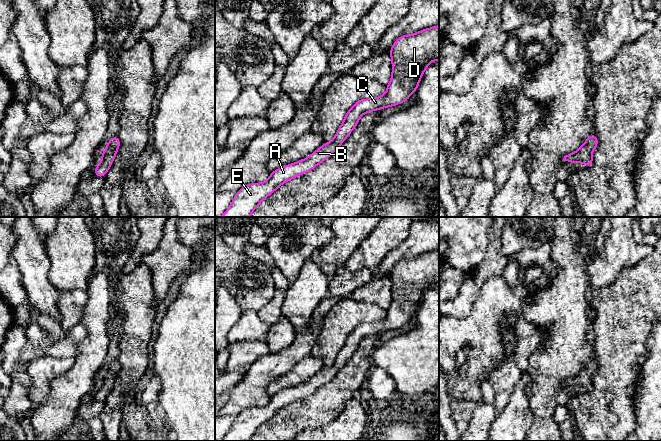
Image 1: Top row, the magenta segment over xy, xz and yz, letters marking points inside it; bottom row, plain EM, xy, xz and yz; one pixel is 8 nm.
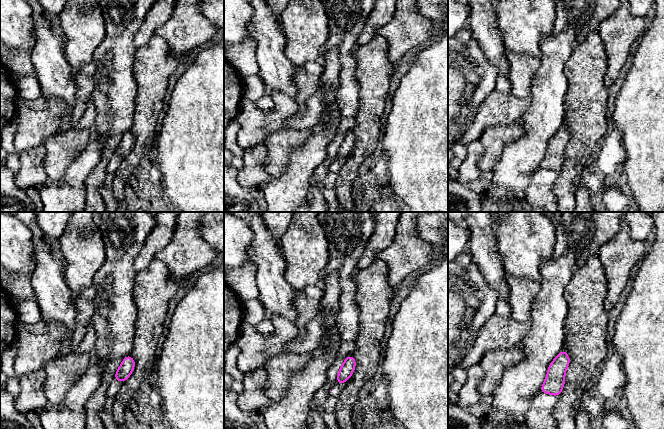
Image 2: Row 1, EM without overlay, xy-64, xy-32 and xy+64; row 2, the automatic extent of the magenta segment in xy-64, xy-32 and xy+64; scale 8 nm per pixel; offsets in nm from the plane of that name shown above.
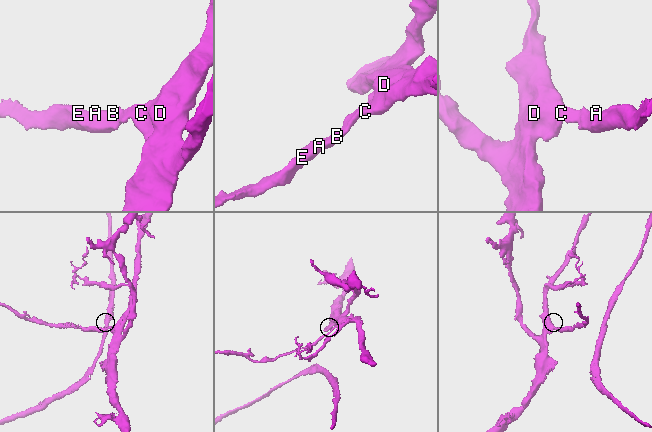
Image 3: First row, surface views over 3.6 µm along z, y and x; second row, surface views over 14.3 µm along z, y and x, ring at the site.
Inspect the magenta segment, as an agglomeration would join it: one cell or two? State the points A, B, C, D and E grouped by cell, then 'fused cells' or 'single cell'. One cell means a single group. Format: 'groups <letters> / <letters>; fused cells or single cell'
groups A B C D E; single cell

